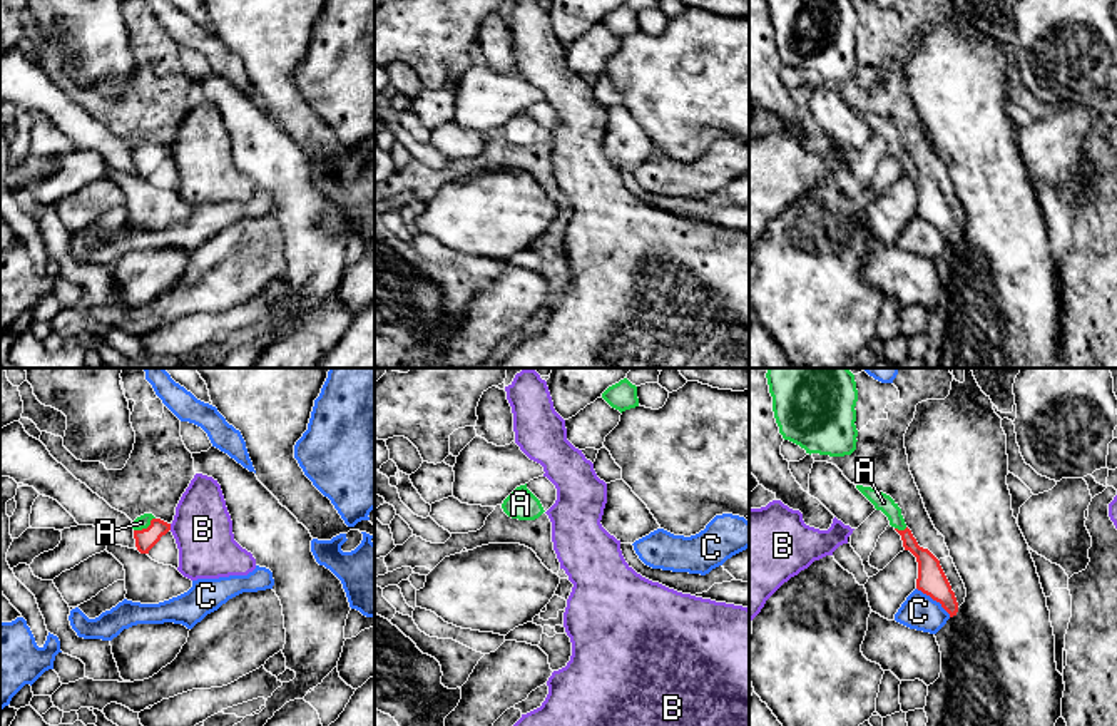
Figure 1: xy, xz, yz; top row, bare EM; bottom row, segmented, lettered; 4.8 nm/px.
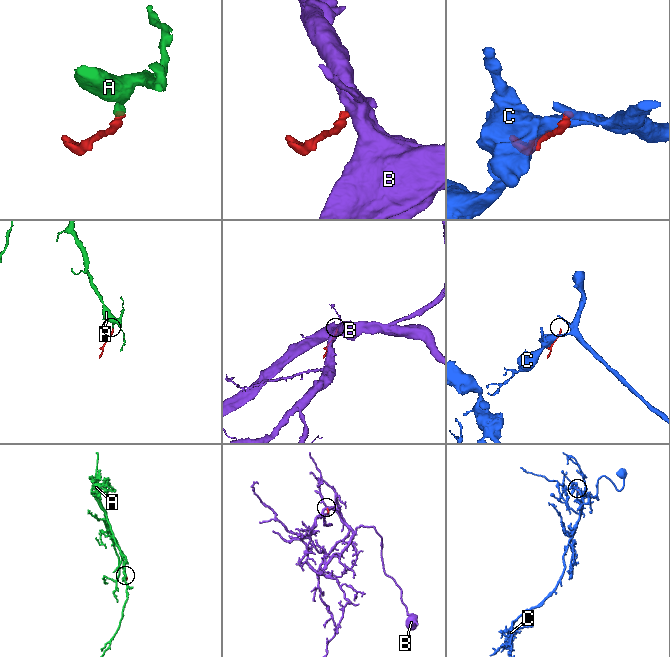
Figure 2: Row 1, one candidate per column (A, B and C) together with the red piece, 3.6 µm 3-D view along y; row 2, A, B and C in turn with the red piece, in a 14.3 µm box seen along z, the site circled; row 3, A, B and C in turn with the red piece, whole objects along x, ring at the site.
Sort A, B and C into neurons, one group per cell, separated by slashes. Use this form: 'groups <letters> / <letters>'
groups A / B / C

